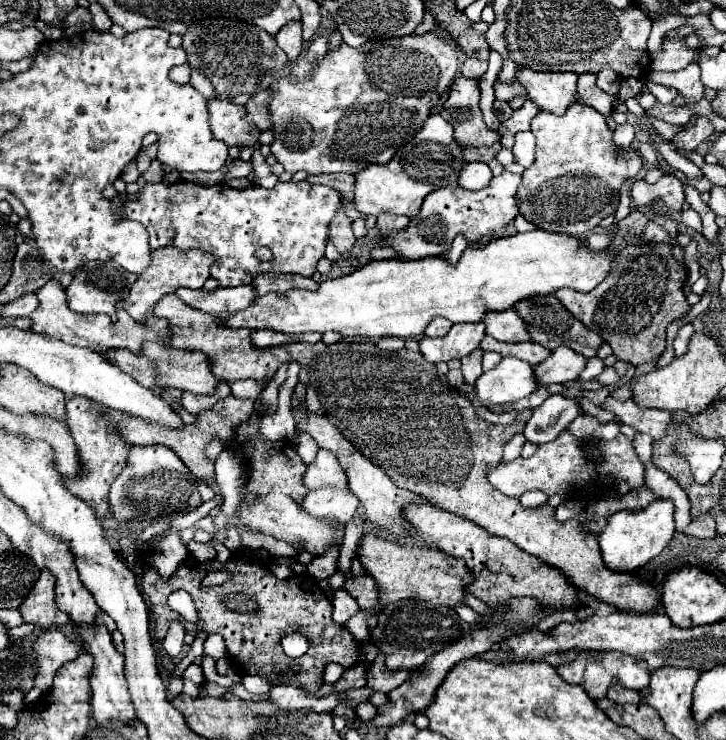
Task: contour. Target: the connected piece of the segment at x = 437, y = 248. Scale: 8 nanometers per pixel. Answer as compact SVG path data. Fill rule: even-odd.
M501 173L493 177L489 187L483 191L467 191L463 187L443 187L427 195L423 207L415 219L411 219L411 227L403 231L403 235L395 235L395 239L383 239L381 245L393 247L399 259L423 259L437 257L449 251L455 235L463 235L469 243L475 243L487 235L495 235L505 229L517 217L517 187L521 183L521 175Z

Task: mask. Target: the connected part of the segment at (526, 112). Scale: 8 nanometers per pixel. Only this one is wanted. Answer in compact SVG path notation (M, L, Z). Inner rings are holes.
M525 101L525 105L521 109L517 109L513 113L511 119L507 119L505 123L499 125L499 135L505 135L505 133L519 133L519 131L529 131L529 125L531 125L531 119L537 115L537 107L535 103L531 101Z

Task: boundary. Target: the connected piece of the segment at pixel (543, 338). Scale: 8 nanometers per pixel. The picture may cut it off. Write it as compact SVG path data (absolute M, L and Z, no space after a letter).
M535 295L535 297L529 297L529 299L517 301L513 309L515 309L515 311L521 315L521 319L525 321L531 341L547 347L549 351L557 349L559 345L567 345L567 347L571 347L573 351L577 351L577 353L581 353L581 355L585 355L585 357L595 357L599 345L603 343L603 339L601 339L597 333L589 331L579 319L575 319L575 317L561 305L561 301L559 301L555 295Z

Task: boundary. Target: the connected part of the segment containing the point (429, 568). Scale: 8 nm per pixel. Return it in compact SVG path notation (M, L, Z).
M365 535L361 543L361 565L369 571L371 577L377 579L379 599L377 609L359 609L346 623L345 627L355 637L357 644L367 642L370 633L367 627L367 617L377 614L383 605L395 603L399 599L419 599L427 601L435 607L457 607L463 603L467 595L467 585L473 583L473 575L461 559L455 559L443 551L419 549L419 547L403 547L399 543L379 539L375 535Z

